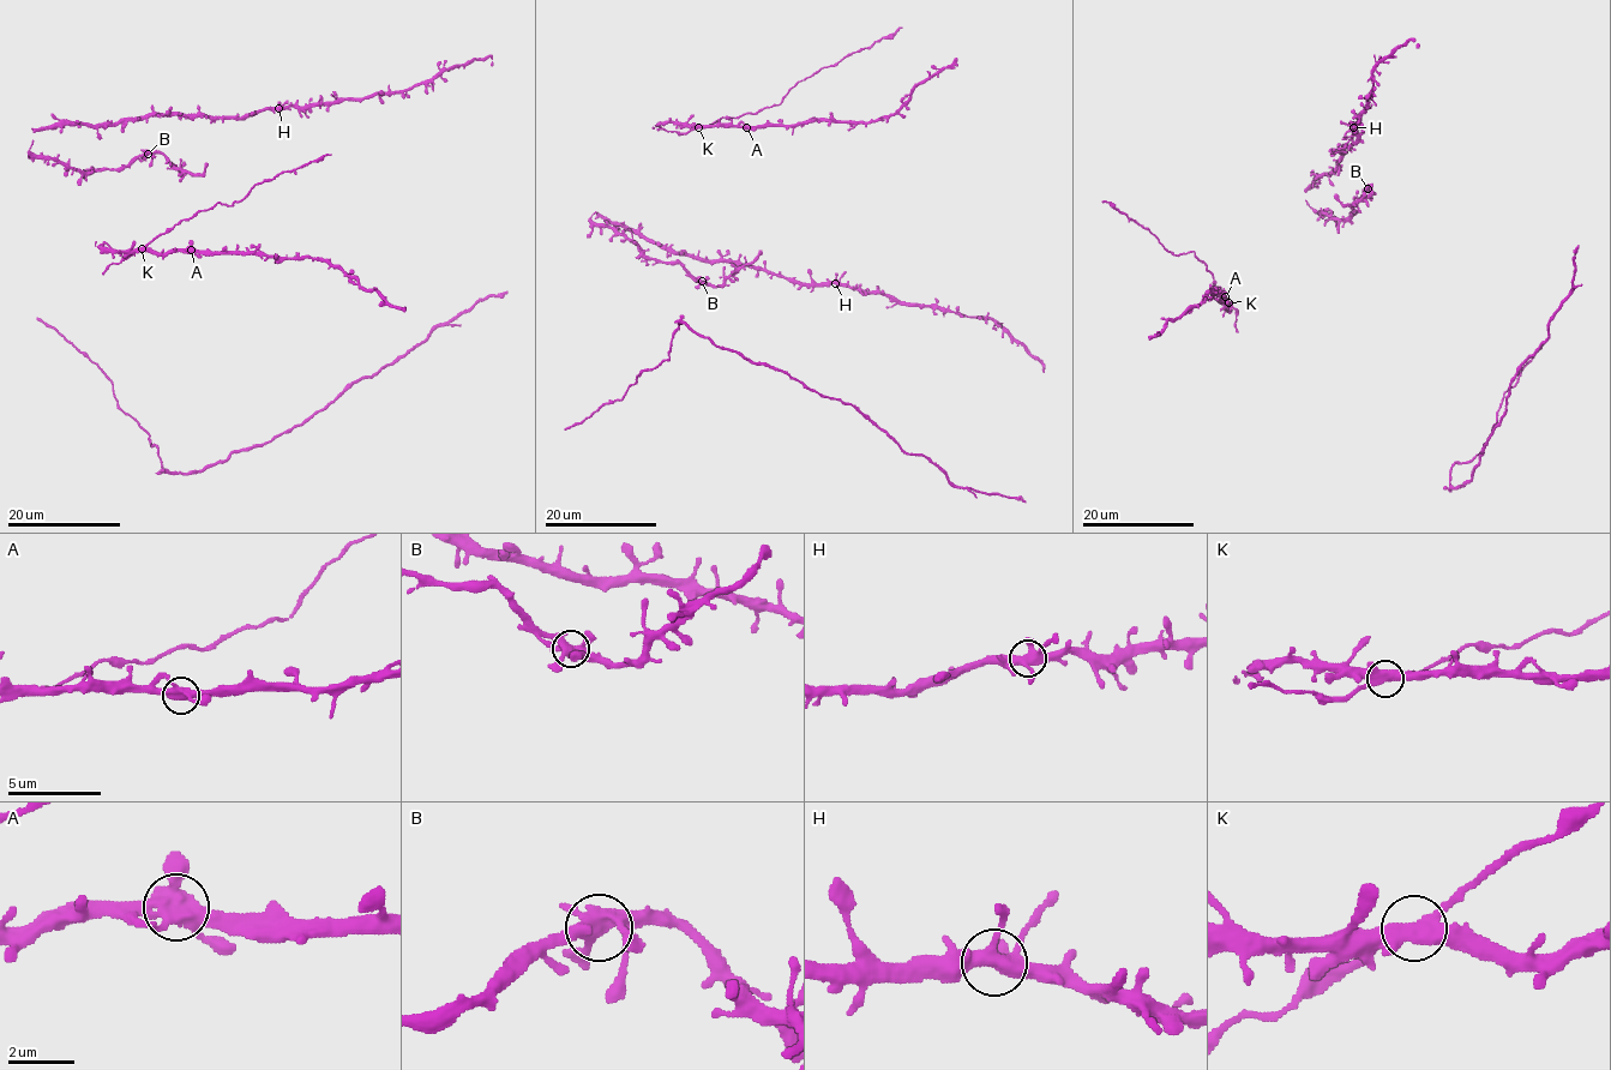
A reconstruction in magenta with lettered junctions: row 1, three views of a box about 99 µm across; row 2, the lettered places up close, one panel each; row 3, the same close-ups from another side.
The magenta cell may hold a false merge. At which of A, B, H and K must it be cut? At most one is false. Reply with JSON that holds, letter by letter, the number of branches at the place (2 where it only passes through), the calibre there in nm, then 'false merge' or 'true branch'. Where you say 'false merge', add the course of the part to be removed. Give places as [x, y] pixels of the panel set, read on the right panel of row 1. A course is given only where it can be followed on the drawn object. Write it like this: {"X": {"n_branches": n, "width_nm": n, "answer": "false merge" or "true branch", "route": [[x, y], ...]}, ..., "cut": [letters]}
{"A": {"n_branches": 5, "width_nm": 440, "answer": "true branch"}, "B": {"n_branches": 5, "width_nm": 440, "answer": "true branch"}, "H": {"n_branches": 5, "width_nm": 440, "answer": "true branch"}, "K": {"n_branches": 4, "width_nm": 440, "answer": "true branch"}, "cut": []}

